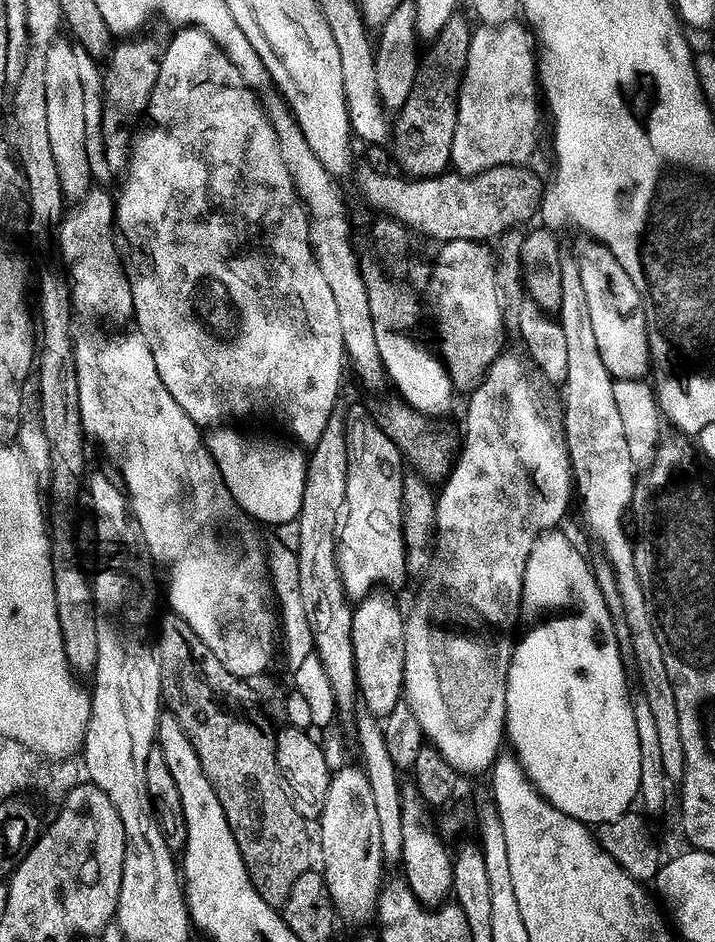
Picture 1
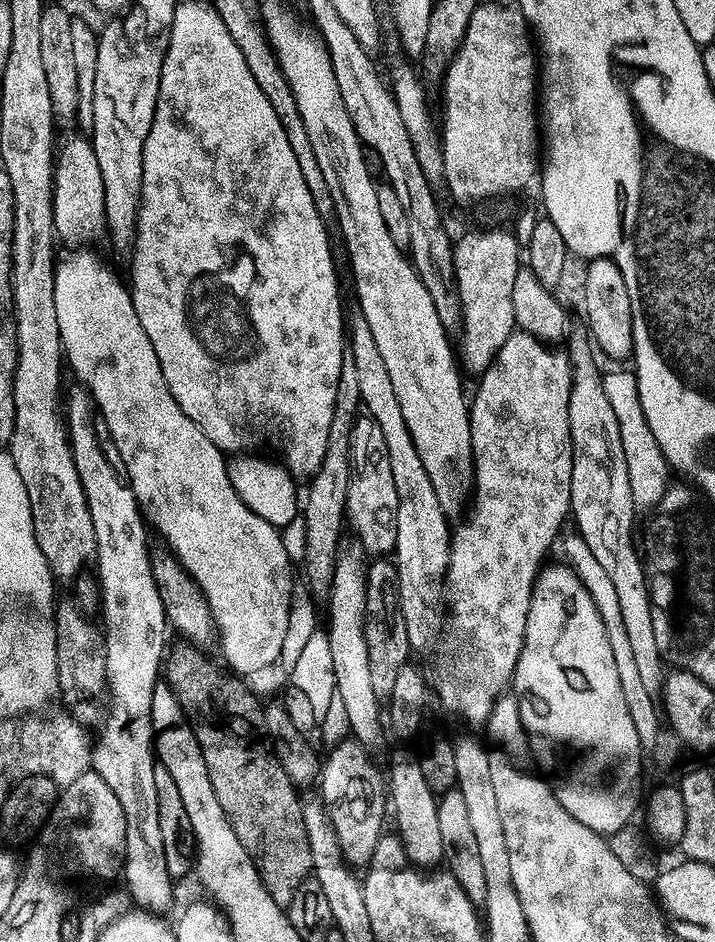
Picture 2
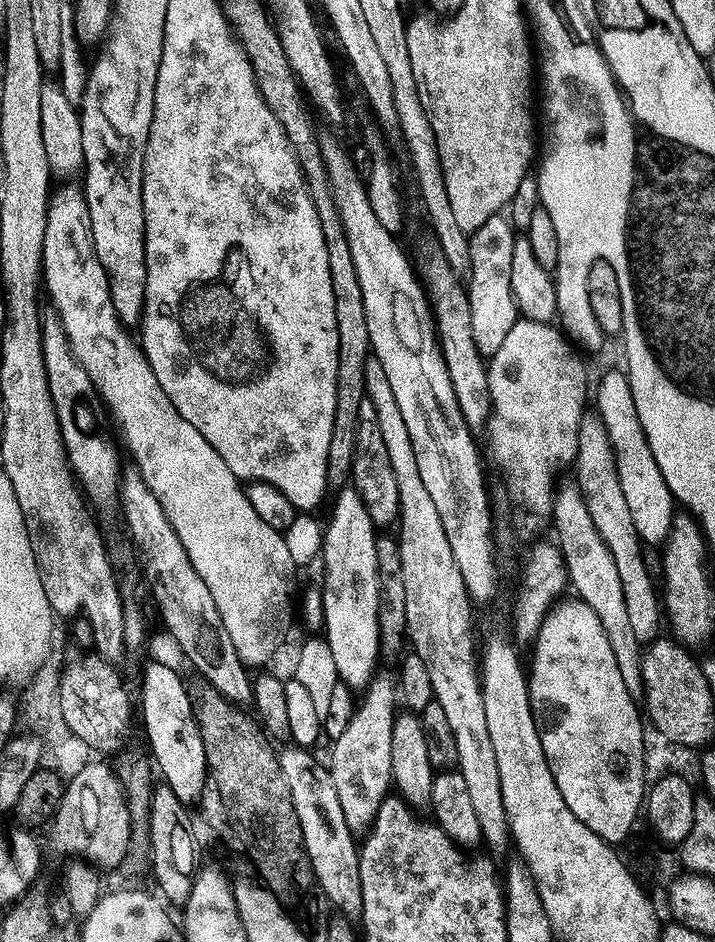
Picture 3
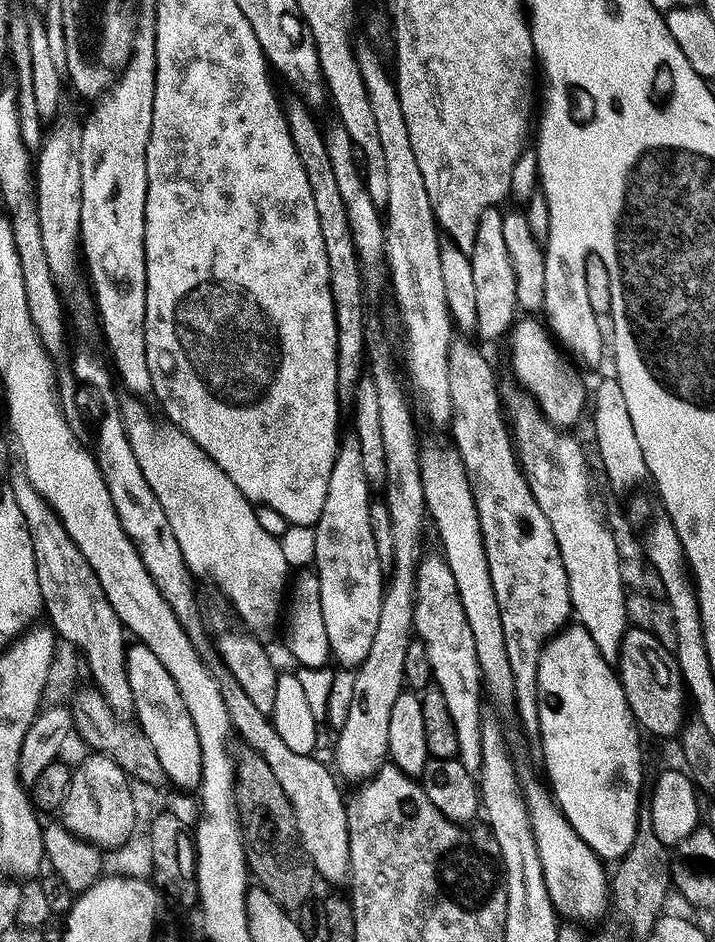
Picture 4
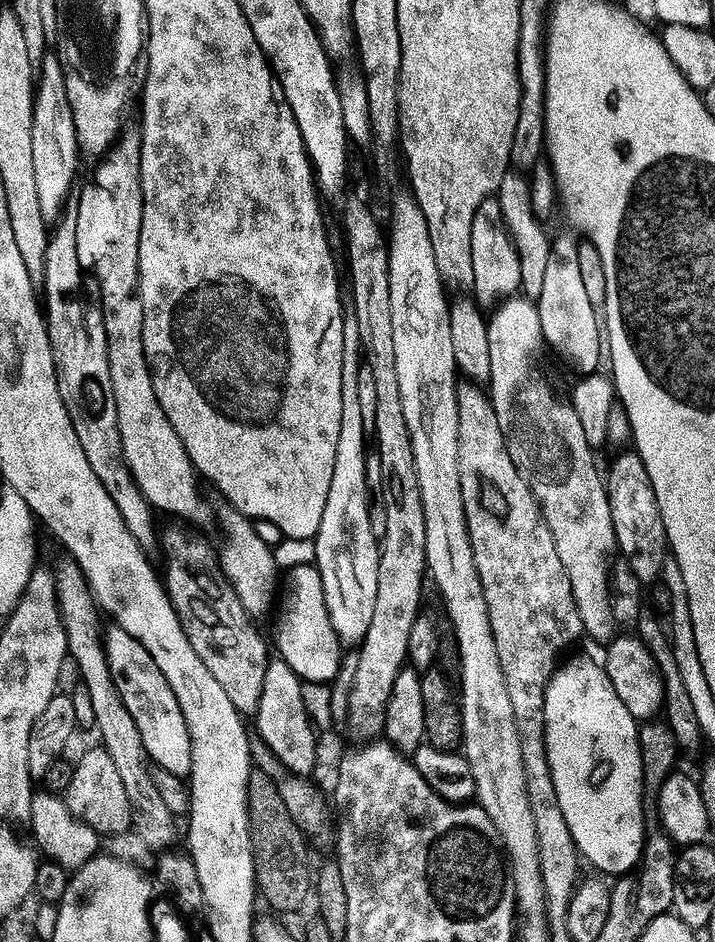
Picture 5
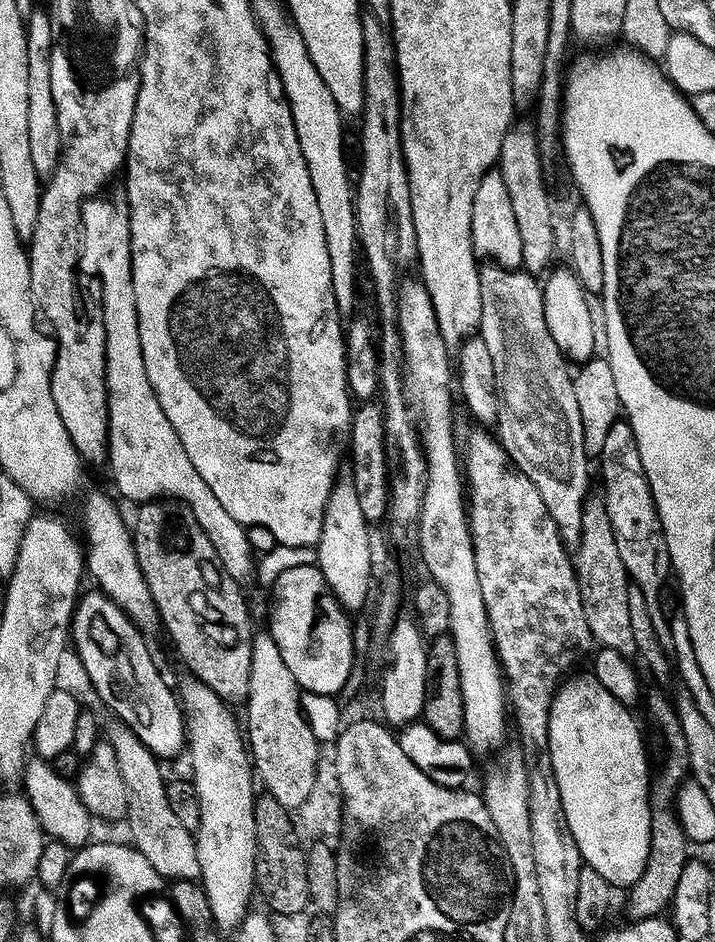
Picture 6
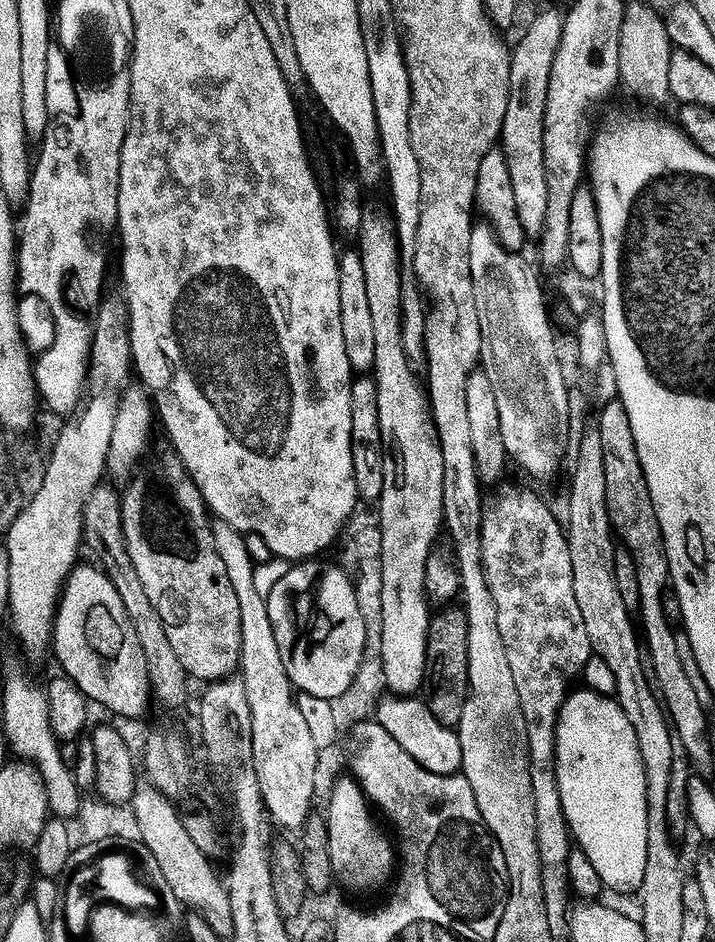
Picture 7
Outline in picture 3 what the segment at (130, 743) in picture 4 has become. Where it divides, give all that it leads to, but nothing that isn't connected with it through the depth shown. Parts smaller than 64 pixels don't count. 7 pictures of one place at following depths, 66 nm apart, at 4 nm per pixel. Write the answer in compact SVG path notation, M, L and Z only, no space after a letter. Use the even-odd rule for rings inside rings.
M69 647L64 653L61 670L62 713L65 729L86 742L93 753L116 752L124 744L132 728L134 700L120 682L109 661L91 651Z

